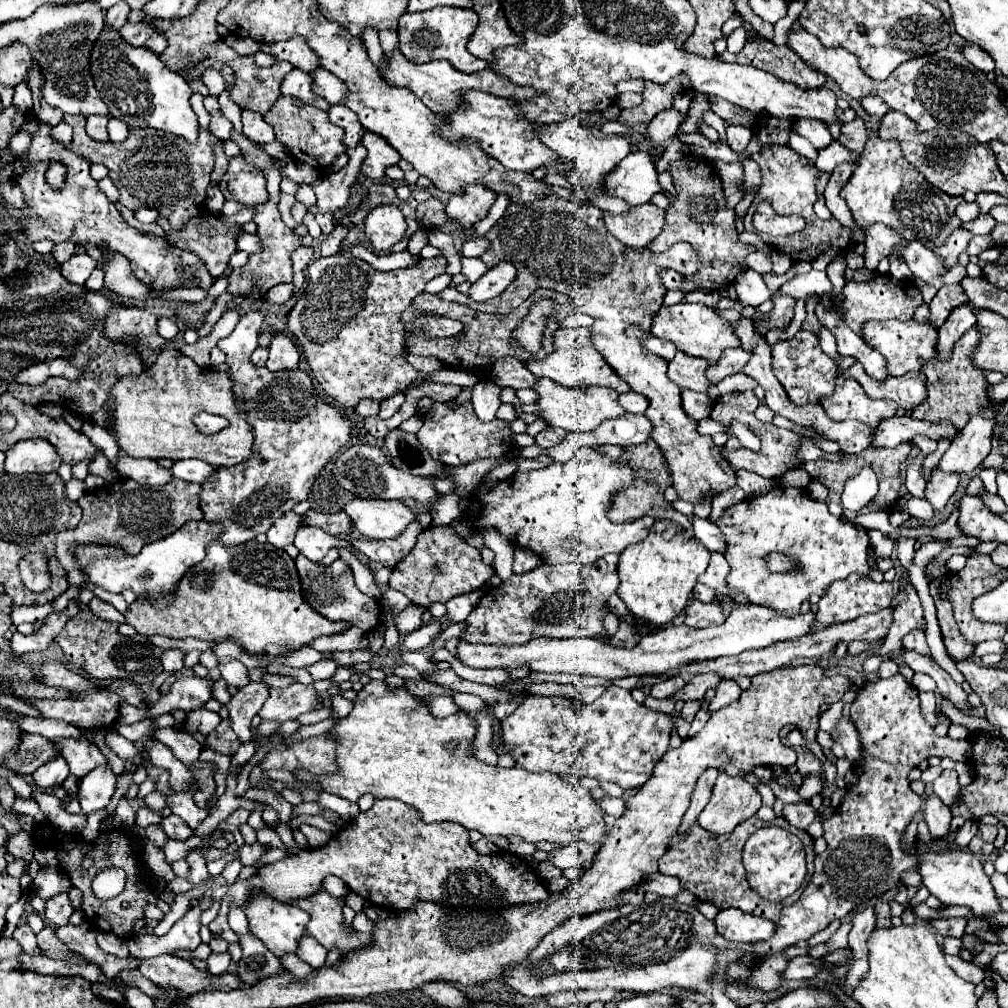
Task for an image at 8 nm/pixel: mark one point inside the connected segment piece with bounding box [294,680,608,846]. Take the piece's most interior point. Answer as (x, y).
(390, 746)

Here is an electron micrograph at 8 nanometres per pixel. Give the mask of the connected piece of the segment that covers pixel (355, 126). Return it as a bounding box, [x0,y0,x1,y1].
[327,105,364,148]

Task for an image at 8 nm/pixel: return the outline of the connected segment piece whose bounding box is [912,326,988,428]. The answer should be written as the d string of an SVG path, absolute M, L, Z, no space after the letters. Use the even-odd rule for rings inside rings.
M976 326L960 338L956 344L956 352L952 354L952 360L946 364L934 364L934 360L928 360L922 368L922 374L926 376L926 388L928 388L928 400L922 402L918 408L912 410L914 418L938 422L938 420L950 420L958 428L962 428L976 410L980 410L980 402L984 402L984 390L988 388L988 382L984 378L984 372L980 372L976 366L972 366L970 354L976 342L980 340L980 334Z

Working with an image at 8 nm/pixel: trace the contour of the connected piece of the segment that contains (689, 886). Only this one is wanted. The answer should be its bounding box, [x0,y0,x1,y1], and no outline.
[658,816,798,922]

